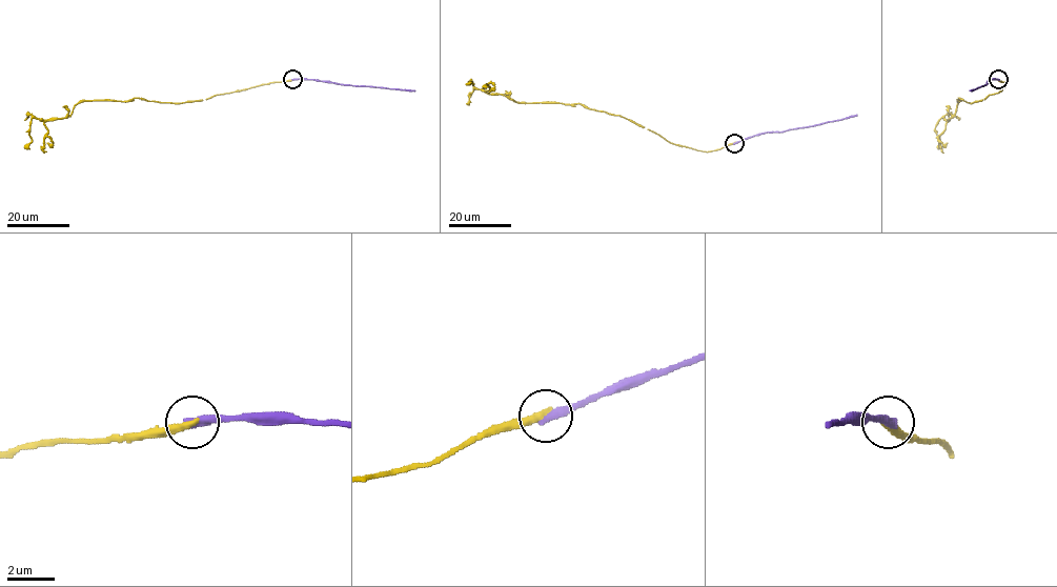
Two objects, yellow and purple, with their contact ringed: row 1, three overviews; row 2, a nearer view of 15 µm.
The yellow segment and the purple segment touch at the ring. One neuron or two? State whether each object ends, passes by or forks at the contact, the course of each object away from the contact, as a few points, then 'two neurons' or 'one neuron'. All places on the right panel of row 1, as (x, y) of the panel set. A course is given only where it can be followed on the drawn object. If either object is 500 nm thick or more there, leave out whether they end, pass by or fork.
yellow ends | purple ends | yellow via (998, 79), (1007, 84), (999, 92), (970, 103), (959, 98), (955, 114), (941, 118), (935, 128), (939, 147) | purple via (998, 79), (991, 79), (969, 90) | two neurons

